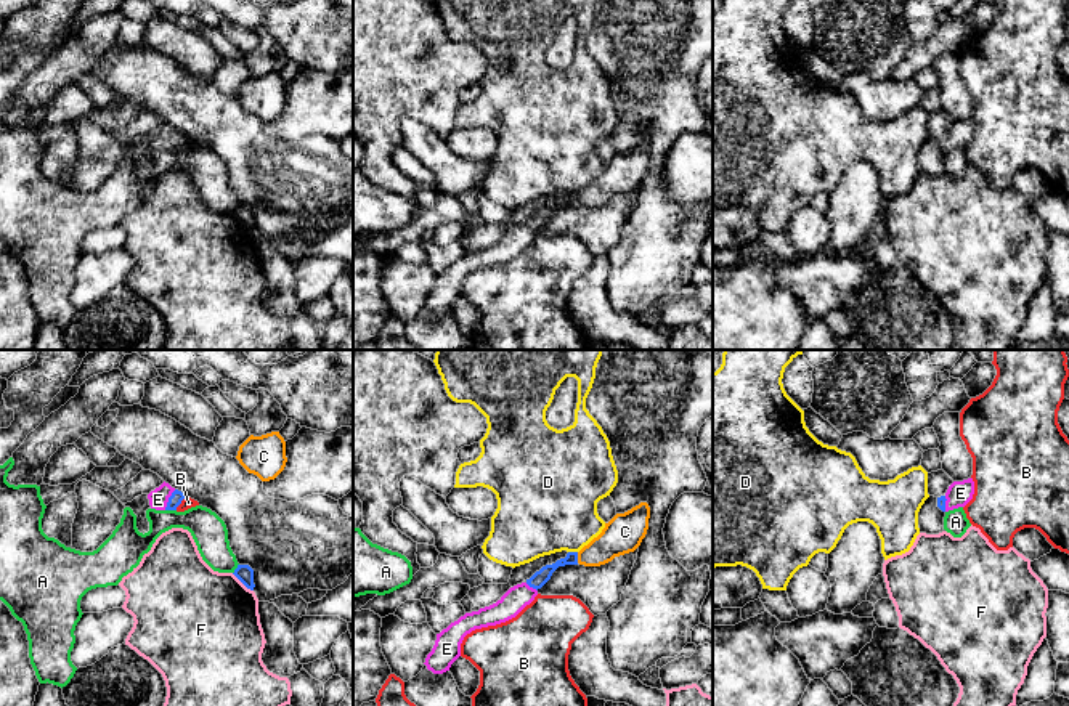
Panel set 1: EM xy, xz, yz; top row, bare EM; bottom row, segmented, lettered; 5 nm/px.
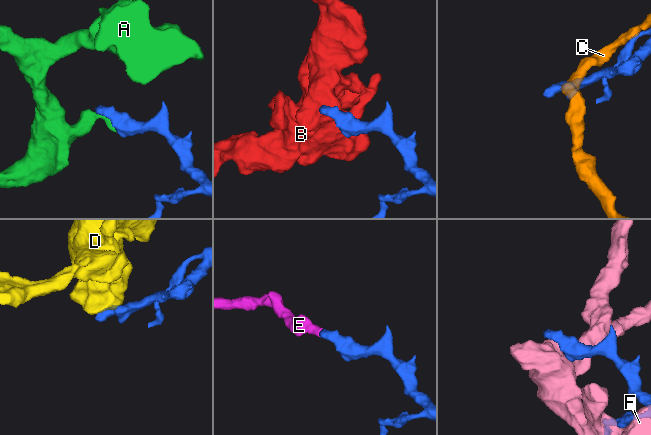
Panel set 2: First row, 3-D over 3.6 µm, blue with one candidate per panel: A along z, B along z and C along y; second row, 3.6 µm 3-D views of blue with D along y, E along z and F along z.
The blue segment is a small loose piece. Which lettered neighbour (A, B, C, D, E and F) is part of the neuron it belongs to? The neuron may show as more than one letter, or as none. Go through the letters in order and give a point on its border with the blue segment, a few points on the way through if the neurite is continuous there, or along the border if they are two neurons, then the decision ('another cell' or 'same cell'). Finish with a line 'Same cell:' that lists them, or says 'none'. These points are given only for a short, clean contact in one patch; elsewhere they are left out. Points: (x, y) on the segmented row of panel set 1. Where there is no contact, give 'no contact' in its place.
A: contact xy (170, 509); border xy (166, 509), (175, 511); another cell
B: contact xy (180, 503); border xy (186, 498), (175, 509); another cell
C: contact xz (577, 557); border xz (577, 552), (578, 562); another cell
D: contact xz (573, 552); border xz (569, 551), (577, 552); another cell
E: contact xy (169, 499); way xy (177, 496), (169, 499), (158, 499); same cell
F: contact xy (243, 583); another cell
Same cell: E

